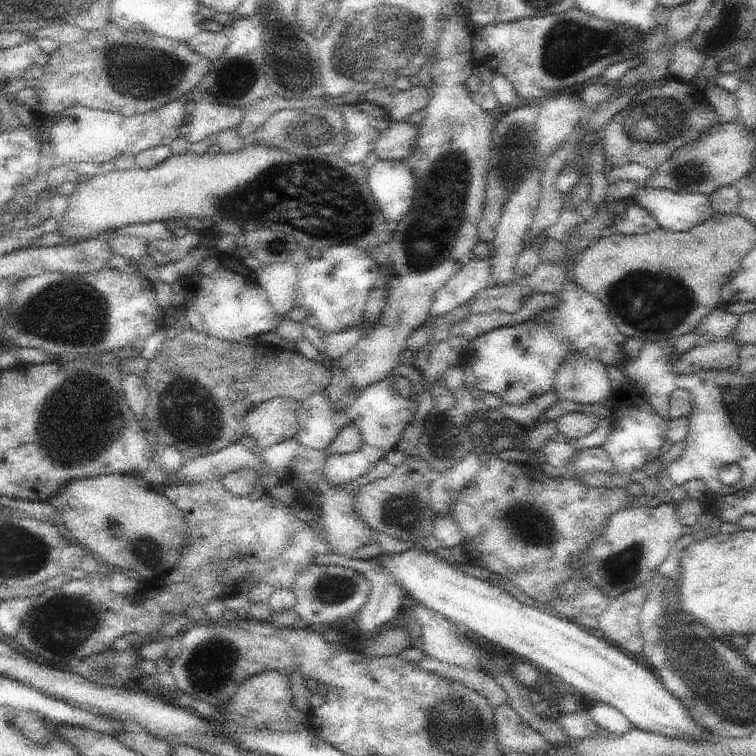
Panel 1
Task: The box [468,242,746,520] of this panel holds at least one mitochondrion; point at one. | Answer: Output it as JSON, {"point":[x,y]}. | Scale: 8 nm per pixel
{"point":[636,289]}

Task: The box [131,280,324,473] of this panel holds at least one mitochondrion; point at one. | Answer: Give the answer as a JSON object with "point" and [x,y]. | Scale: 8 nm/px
{"point":[202,422]}

